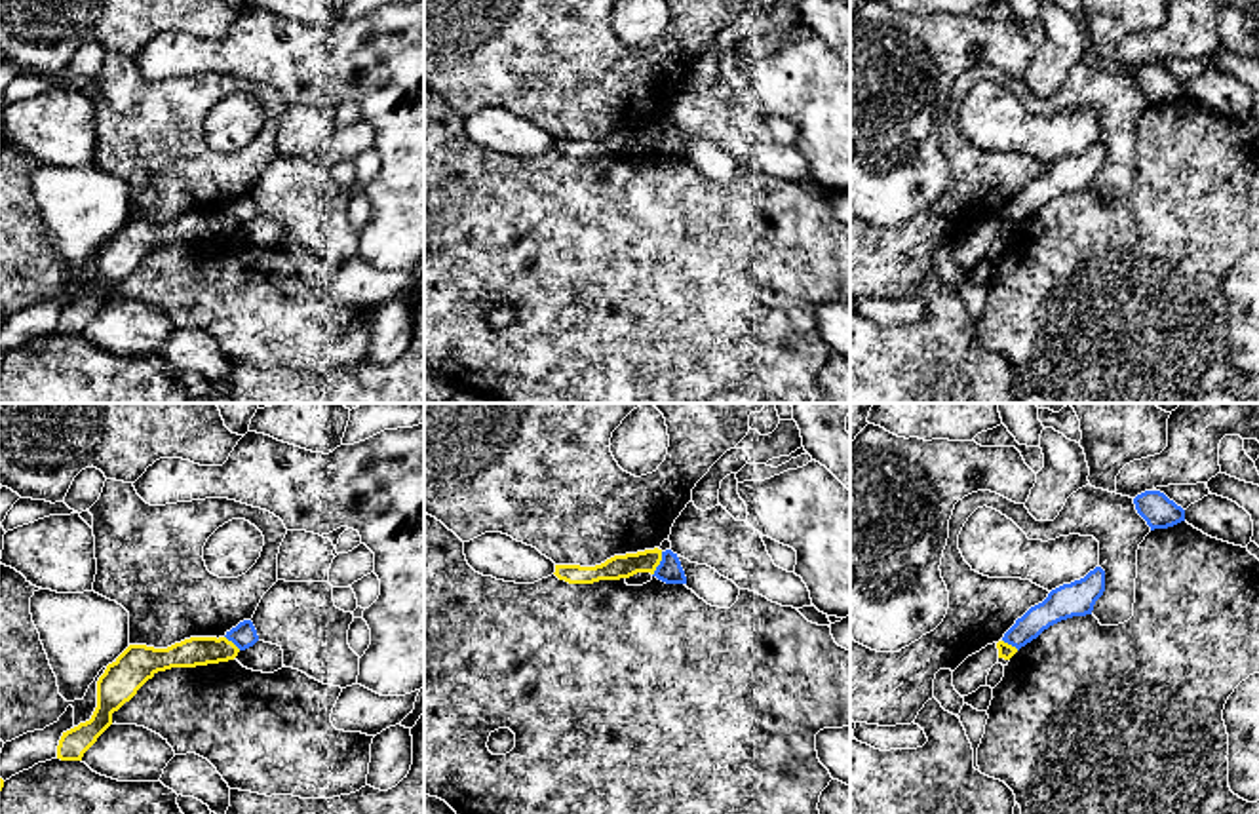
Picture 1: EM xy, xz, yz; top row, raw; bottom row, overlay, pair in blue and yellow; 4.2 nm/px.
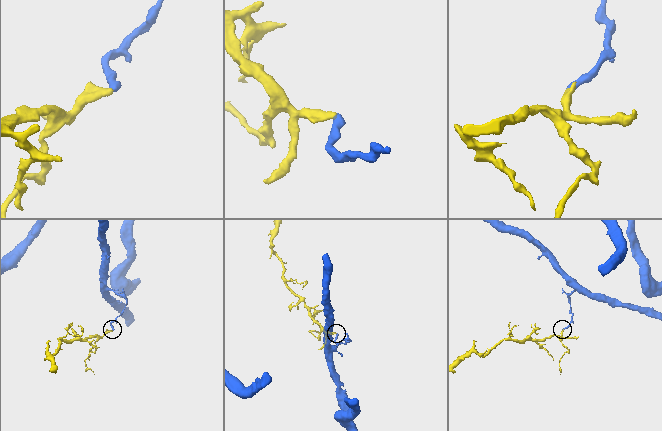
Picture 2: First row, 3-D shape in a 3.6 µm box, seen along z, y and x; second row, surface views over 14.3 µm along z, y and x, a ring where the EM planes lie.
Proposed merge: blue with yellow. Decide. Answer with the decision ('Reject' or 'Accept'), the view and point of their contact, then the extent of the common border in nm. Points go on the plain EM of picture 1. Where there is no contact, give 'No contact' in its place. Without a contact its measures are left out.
Reject. Touches blue at xz (660, 137). Shared border 110 nm

